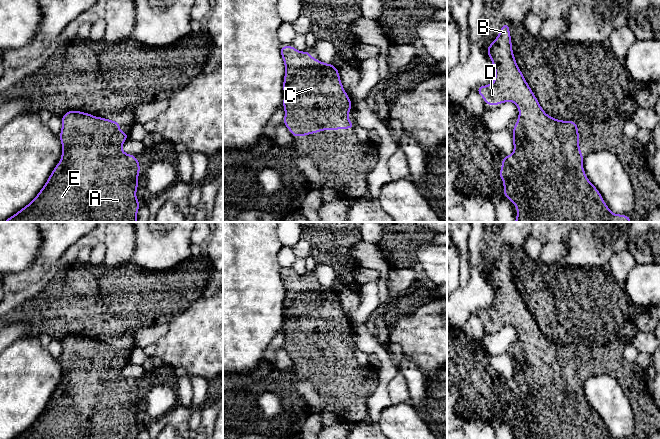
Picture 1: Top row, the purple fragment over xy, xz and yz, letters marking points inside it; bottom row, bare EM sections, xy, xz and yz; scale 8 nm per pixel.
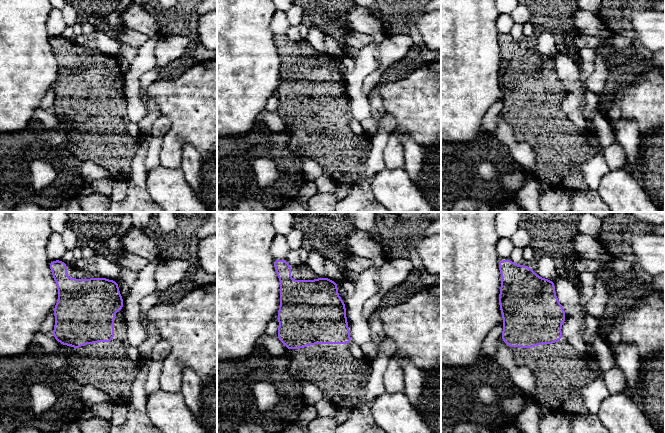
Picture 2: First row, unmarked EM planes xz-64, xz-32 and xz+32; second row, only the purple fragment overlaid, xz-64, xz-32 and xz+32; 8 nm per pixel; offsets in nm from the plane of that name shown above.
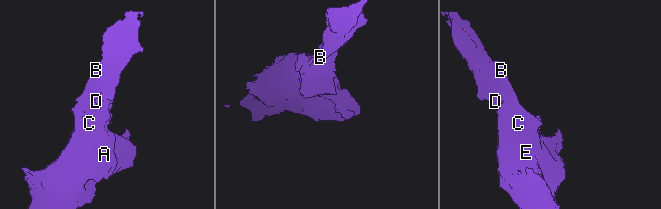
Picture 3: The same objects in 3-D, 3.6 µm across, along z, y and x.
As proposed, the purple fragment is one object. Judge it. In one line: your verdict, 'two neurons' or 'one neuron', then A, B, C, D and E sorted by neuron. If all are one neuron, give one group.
one neuron | A B C D E

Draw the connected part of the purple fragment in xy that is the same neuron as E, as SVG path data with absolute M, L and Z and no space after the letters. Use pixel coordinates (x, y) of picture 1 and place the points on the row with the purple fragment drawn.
M70 110L62 117L59 139L62 156L37 196L4 222L137 222L140 203L136 197L140 164L136 156L122 151L129 133L120 131L120 123L89 113Z

